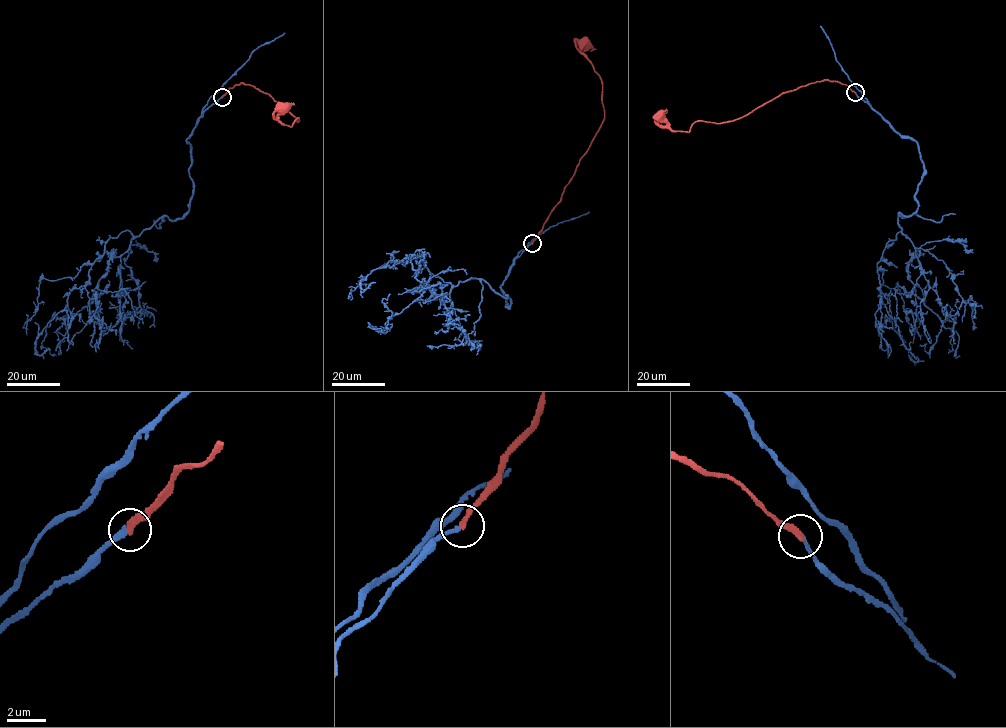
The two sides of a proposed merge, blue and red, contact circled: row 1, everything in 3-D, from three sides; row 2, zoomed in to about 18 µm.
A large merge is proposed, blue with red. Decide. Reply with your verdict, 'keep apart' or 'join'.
join

